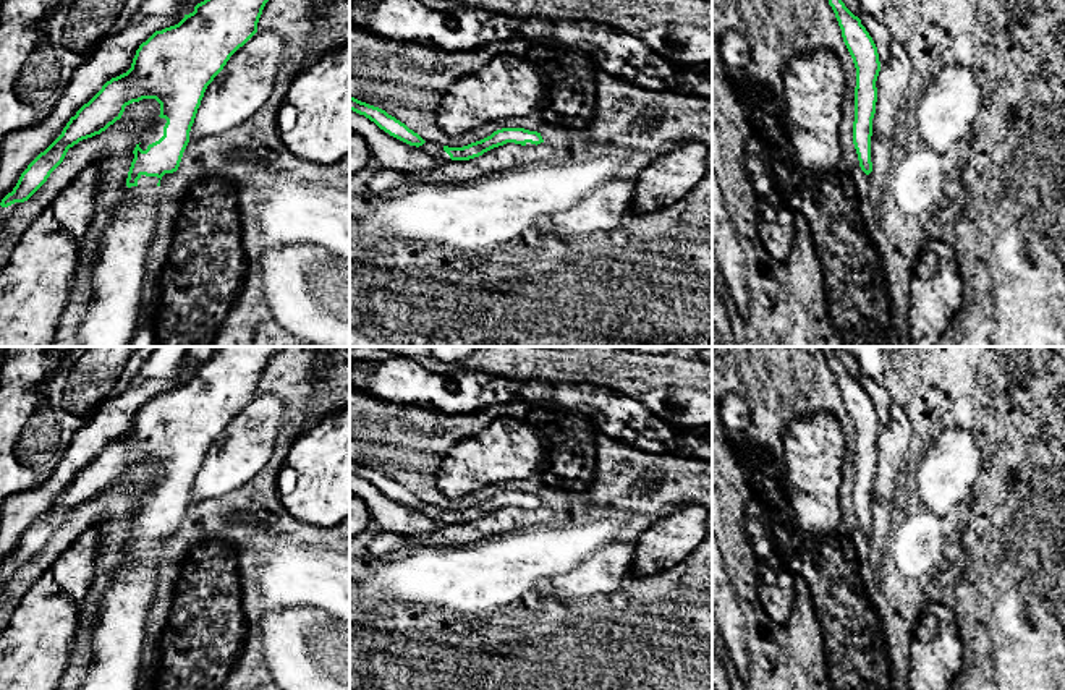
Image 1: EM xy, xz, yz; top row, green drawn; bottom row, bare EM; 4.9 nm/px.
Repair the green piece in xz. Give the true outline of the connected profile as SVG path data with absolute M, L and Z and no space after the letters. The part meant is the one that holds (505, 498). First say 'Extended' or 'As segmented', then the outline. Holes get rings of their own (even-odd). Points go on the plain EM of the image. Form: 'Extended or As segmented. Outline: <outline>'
Extended. Outline: M350 460L350 473L364 478L371 484L374 484L380 492L388 496L390 499L416 510L422 510L427 517L435 520L440 525L453 525L453 523L469 523L482 518L484 515L503 509L507 505L515 505L521 509L534 510L544 505L541 496L529 494L524 491L502 491L494 494L490 499L471 505L463 510L448 510L439 505L426 505L418 496L409 492L405 486L388 478L385 473L361 465L354 460Z

